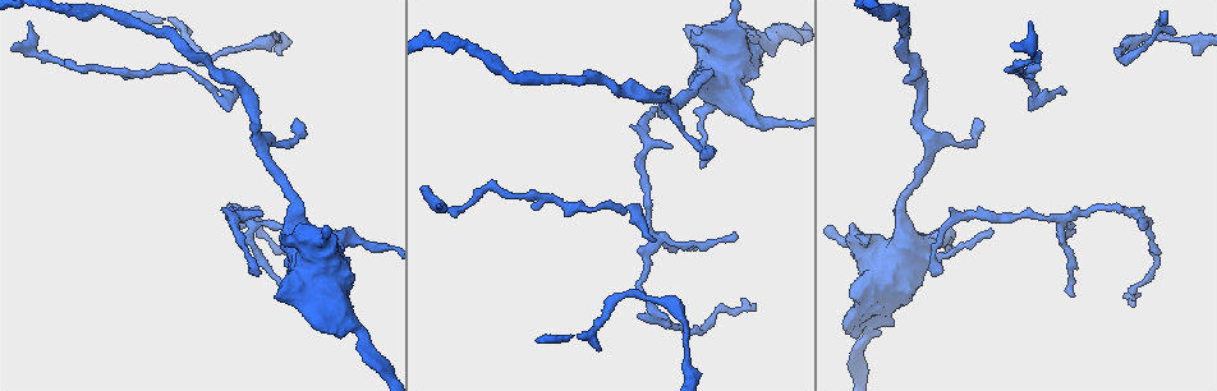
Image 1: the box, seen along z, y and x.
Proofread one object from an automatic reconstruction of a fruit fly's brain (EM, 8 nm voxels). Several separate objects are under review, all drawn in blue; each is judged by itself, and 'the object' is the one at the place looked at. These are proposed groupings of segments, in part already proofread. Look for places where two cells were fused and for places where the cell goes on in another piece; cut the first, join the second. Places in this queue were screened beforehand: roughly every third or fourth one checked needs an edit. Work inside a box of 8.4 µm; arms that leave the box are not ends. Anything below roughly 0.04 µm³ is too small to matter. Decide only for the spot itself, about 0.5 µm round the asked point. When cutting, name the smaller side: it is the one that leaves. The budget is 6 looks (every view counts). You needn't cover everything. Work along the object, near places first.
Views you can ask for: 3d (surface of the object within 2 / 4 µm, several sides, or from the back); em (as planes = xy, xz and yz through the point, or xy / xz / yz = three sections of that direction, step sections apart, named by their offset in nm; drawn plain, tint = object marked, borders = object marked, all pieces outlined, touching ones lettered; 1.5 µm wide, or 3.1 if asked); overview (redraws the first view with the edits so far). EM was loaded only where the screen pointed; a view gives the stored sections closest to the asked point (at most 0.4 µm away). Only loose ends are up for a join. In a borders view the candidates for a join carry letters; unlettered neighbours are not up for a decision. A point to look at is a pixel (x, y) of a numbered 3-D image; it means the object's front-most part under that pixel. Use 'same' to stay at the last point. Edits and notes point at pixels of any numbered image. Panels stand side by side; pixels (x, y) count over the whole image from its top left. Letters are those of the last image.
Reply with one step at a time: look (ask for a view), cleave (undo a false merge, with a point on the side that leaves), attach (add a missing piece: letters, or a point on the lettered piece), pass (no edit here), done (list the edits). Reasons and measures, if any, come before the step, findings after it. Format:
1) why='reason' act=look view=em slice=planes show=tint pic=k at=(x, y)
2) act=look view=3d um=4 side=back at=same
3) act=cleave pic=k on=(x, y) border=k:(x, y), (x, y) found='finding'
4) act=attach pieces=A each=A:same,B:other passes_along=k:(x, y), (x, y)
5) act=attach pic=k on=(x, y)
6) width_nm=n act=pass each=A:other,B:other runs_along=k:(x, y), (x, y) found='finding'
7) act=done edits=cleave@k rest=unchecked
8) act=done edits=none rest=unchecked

why='free end' act=look view=em slice=xz step=4 show=borders pic=1 at=(297, 119)

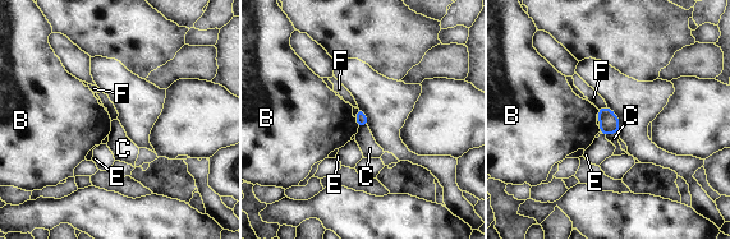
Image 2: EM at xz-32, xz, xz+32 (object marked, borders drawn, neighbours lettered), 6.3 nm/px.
act=pass each=B:other,C:other,E:other,F:other border=2:(618, 134), (609, 133), (605, 135) found='none of them fits'

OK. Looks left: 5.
why='free end' act=look view=em slice=planes show=tint pic=1 at=(654, 240)

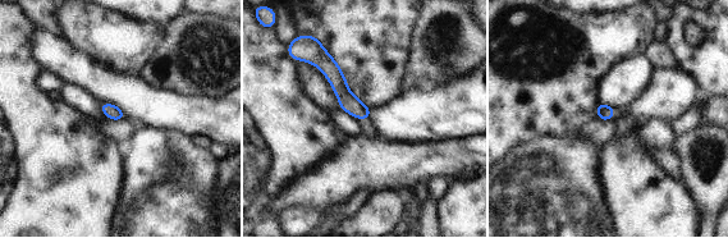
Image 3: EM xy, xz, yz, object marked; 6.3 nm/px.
act=look view=em slice=planes show=borders at=same

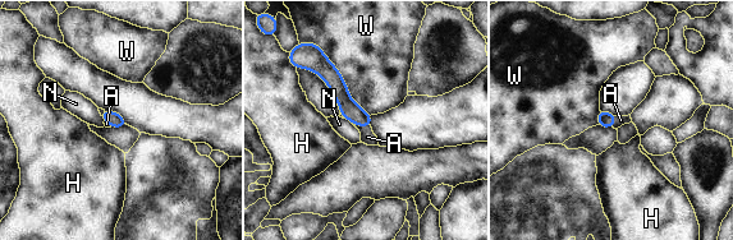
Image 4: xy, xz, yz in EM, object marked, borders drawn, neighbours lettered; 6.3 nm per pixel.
act=attach pieces=A each=A:same,H:other,N:other,W:other passes_along=4:(349, 110), (361, 125), (367, 137) found='the cell continues'

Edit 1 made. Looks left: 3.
why='a narrow waist' act=look view=3d um=2 pic=1 at=(1061, 218)

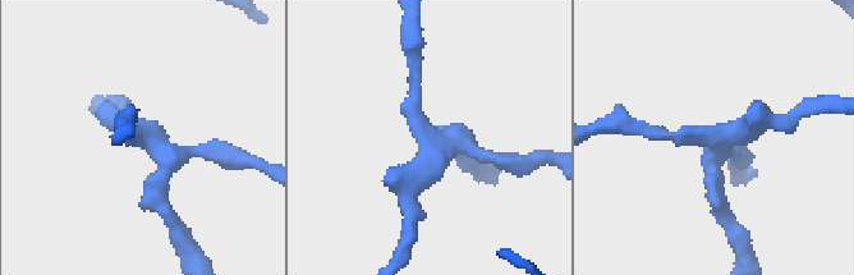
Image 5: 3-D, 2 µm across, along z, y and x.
act=look view=em slice=planes show=tint pic=5 at=(143, 137)

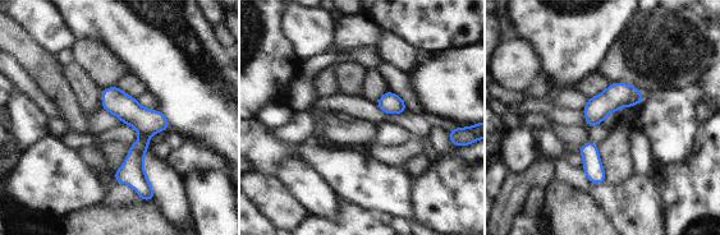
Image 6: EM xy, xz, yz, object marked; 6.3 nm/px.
why='what lies round it' act=look view=em slice=planes show=borders at=same

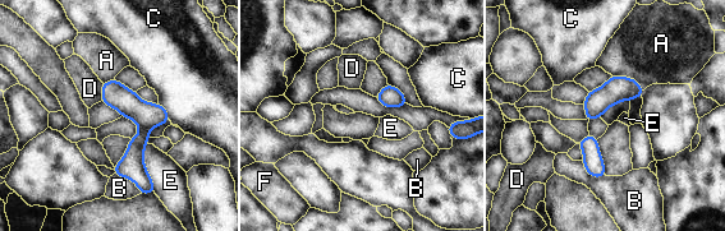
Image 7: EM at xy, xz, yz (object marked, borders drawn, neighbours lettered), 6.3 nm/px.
width_nm=160 act=pass each=A:other,B:other,C:other,D:other,E:other,F:other border=7:(102, 83), (102, 97), (100, 100) found='all the same cell'

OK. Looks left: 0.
act=done edits=attach@4 rest=unchecked

